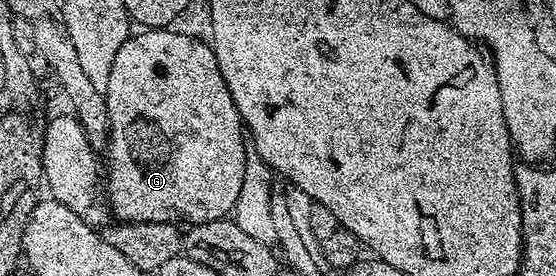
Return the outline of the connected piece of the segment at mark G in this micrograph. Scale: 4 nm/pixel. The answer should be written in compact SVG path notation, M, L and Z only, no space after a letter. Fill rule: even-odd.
M157 28L155 30L140 30L129 35L126 42L122 42L122 46L118 46L118 54L114 54L113 66L110 68L110 76L107 88L103 91L106 106L109 112L109 134L106 147L106 155L108 154L108 204L112 207L112 212L117 221L133 224L134 222L166 222L167 224L179 225L180 220L188 220L189 225L196 225L200 223L214 222L215 220L223 220L231 213L232 209L238 204L238 190L242 190L242 174L246 174L246 150L244 149L244 142L246 139L246 125L241 120L238 114L238 106L234 106L234 98L230 98L230 90L226 86L226 82L222 78L222 70L218 70L218 58L214 54L211 43L207 39L191 40L188 36L183 36L180 32L172 32L176 30L169 30L168 28Z

